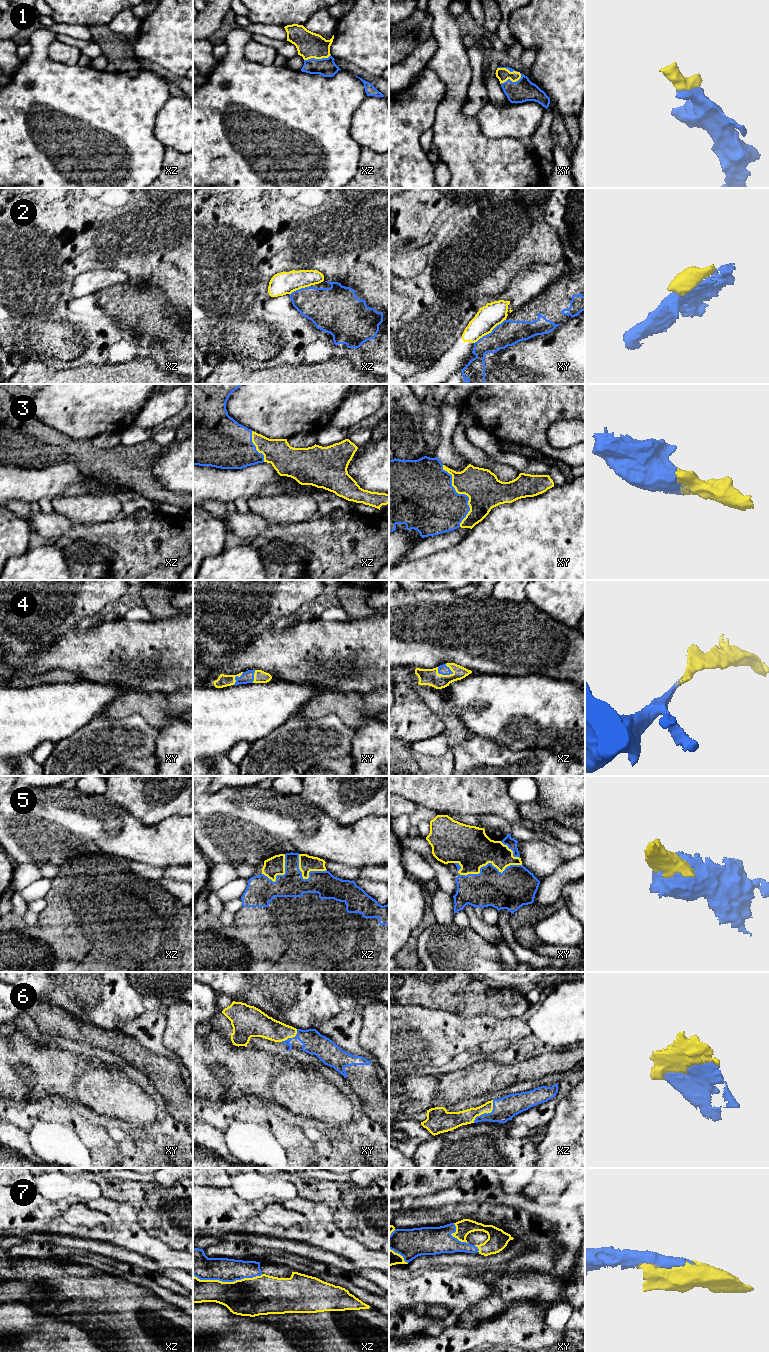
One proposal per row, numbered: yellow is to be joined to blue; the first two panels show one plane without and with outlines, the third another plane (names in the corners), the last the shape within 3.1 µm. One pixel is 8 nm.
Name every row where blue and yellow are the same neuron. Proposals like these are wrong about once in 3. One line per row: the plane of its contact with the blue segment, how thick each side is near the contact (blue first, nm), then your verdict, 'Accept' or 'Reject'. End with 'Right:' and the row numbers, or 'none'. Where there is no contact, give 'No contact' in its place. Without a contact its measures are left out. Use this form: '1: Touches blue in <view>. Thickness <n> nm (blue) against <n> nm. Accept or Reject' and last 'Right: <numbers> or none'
1: Touches blue in xz. Thickness 150 nm (blue) against 220 nm. Accept
2: Touches blue in xy. Thickness 200 nm (blue) against 190 nm. Reject
3: Touches blue in xy. Thickness 420 nm (blue) against 280 nm. Accept
4: Touches blue in xz. Thickness 80 nm (blue) against 140 nm. Accept
5: Touches blue in xy. Thickness 300 nm (blue) against 320 nm. Accept
6: Touches blue in xz. Thickness 190 nm (blue) against 130 nm. Accept
7: Touches blue in xz. Thickness 190 nm (blue) against 300 nm. Accept
Right: 1, 3, 4, 5, 6, 7

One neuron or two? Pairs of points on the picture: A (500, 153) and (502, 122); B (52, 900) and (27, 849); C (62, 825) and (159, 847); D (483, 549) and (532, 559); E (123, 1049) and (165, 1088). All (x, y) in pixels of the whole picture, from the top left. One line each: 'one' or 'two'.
A: two
B: two
C: one
D: one
E: one

